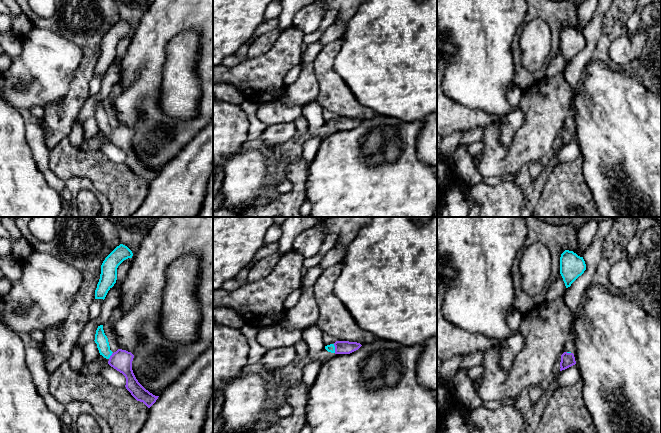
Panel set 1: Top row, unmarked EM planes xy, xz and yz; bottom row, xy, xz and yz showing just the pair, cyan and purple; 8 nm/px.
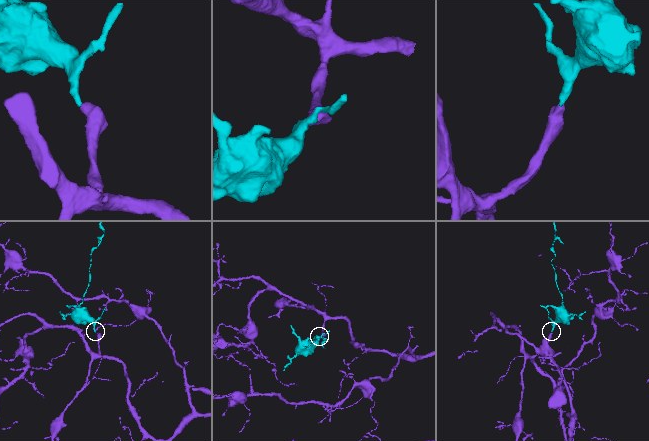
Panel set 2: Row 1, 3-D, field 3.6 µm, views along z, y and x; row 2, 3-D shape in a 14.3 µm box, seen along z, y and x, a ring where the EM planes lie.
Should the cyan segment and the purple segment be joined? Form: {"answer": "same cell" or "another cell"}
{"answer": "same cell"}

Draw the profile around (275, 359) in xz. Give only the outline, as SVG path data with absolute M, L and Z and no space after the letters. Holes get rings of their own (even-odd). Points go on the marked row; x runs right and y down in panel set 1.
M295 346L277 347L267 350L262 358L267 371L275 374L297 359Z

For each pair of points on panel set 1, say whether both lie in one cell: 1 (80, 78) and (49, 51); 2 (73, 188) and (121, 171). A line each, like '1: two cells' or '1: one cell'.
1: two cells
2: two cells

